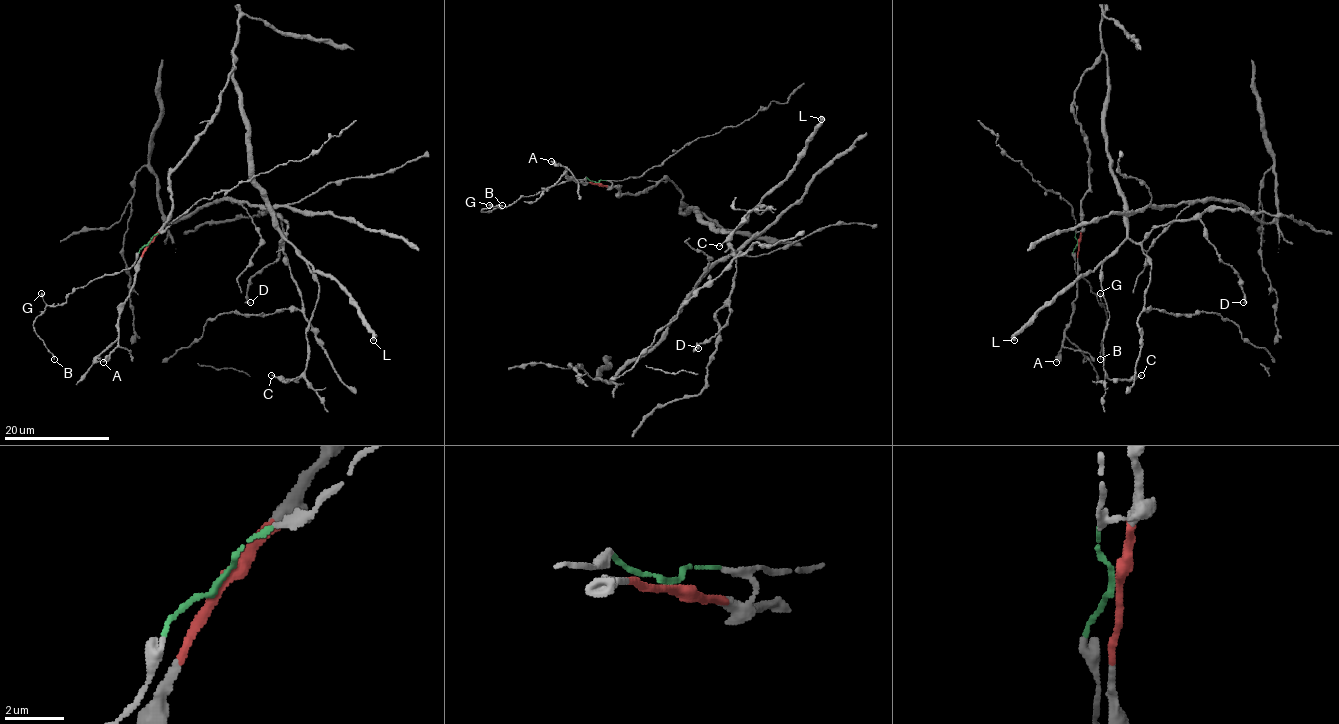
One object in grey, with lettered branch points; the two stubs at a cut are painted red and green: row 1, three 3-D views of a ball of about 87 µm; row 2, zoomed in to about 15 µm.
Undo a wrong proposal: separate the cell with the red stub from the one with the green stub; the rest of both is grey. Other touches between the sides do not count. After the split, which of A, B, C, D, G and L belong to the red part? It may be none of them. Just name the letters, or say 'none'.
A, C, D, L

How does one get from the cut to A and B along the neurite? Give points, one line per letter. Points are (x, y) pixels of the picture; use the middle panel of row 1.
A: (596, 183), (577, 182), (566, 176), (565, 168), (550, 161)
B: (596, 182), (587, 178), (552, 185), (512, 204), (481, 211), (502, 204)

